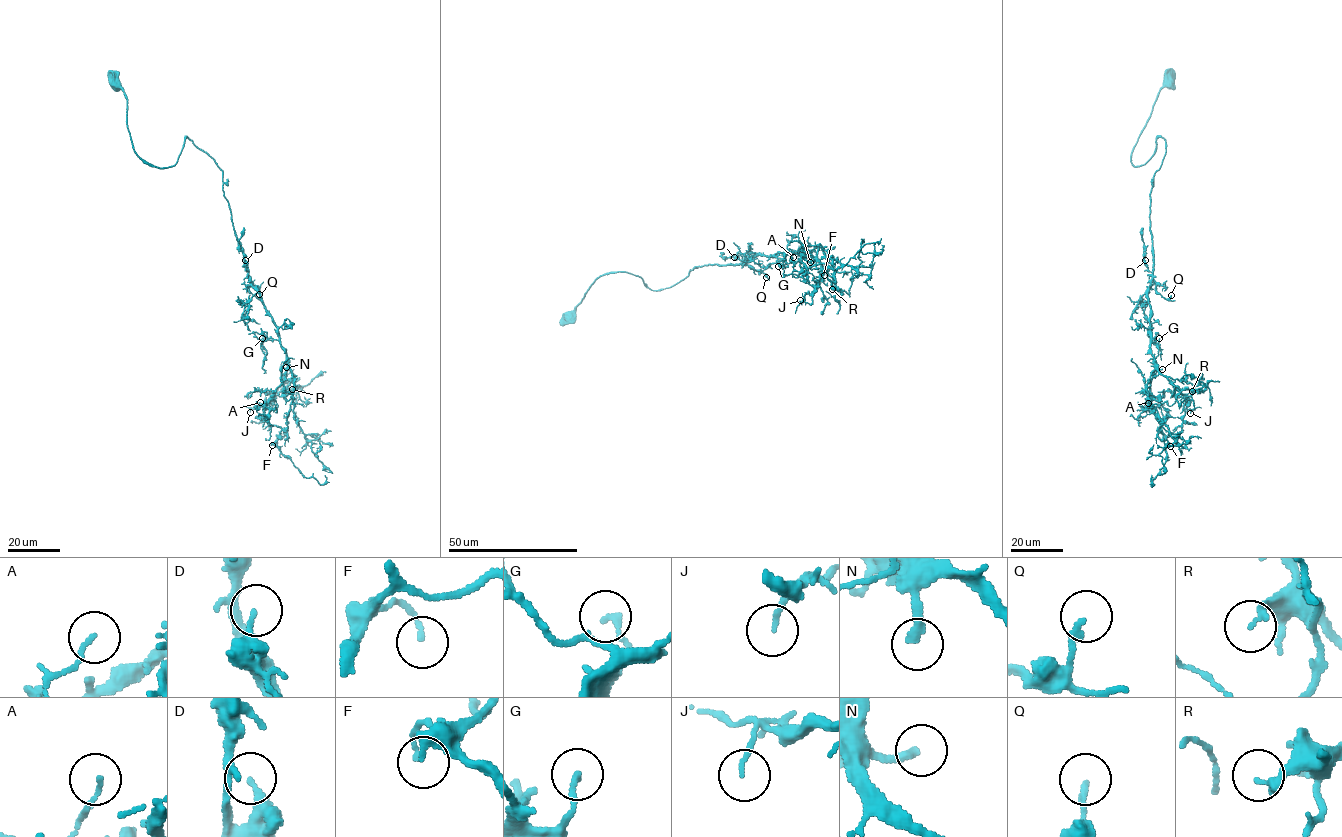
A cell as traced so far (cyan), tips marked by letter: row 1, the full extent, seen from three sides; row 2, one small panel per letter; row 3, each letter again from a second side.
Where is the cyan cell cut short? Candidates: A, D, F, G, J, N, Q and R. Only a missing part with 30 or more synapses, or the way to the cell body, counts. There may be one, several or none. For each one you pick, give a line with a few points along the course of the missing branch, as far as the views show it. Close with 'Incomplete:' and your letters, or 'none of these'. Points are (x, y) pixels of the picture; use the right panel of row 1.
N: Course of what is missing: (1162, 369), (1163, 363), (1146, 358), (1136, 366), (1141, 377)
Incomplete: N

